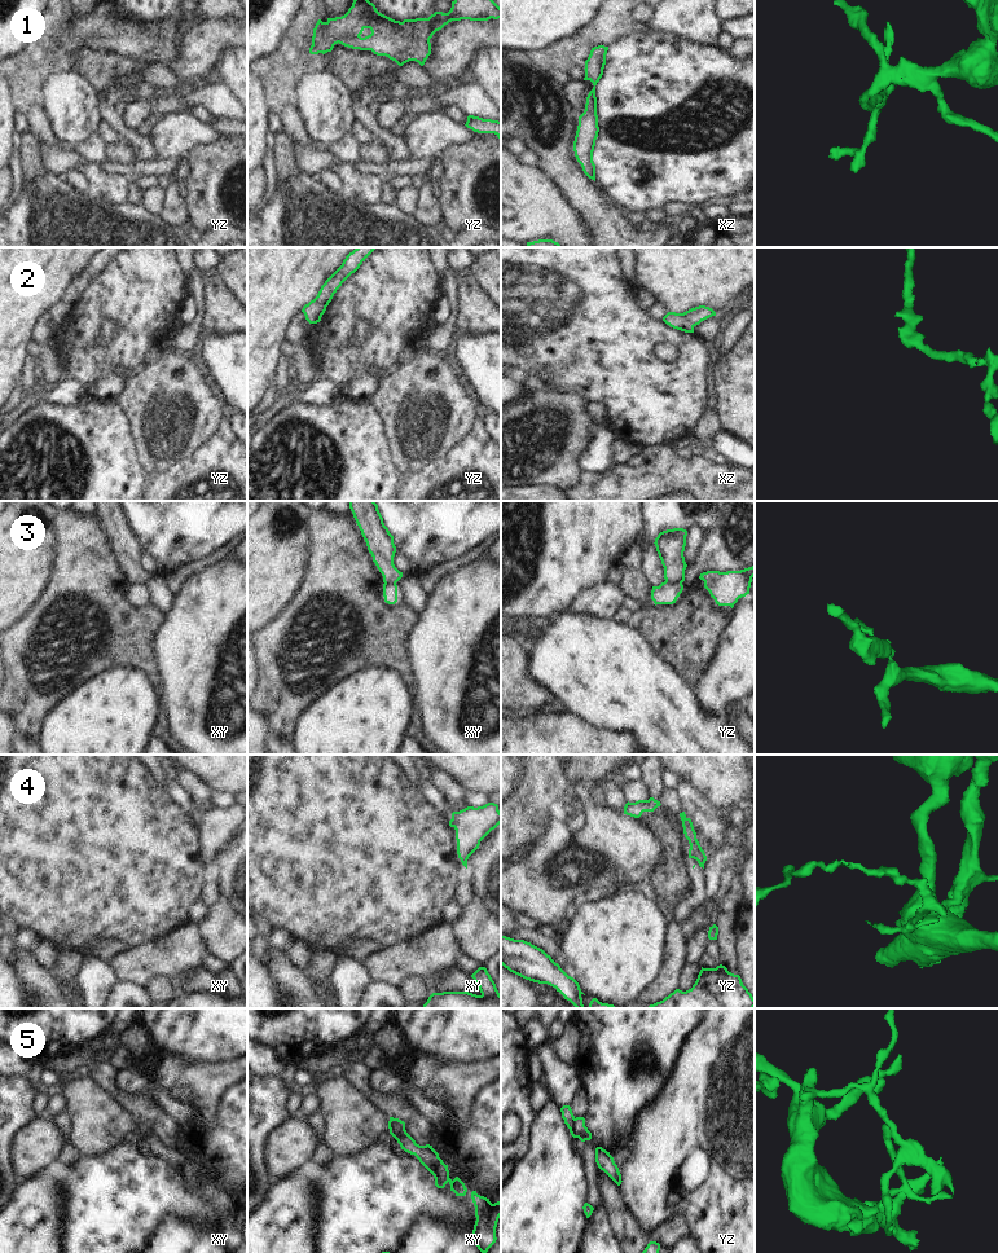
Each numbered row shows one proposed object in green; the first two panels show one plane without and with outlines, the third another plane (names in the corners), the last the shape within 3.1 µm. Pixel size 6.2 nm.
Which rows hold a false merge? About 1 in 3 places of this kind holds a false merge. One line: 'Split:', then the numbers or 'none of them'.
Split: 3, 4, 5

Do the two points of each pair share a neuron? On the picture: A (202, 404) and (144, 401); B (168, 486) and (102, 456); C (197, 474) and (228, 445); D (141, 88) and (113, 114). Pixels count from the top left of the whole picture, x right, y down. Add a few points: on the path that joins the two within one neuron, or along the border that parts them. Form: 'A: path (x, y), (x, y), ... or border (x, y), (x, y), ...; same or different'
A: path (188, 404), (158, 401); same
B: border (152, 475), (145, 487); different
C: path (197, 462), (198, 456), (216, 456); same
D: path (131, 89), (122, 89), (111, 100), (111, 104); same

